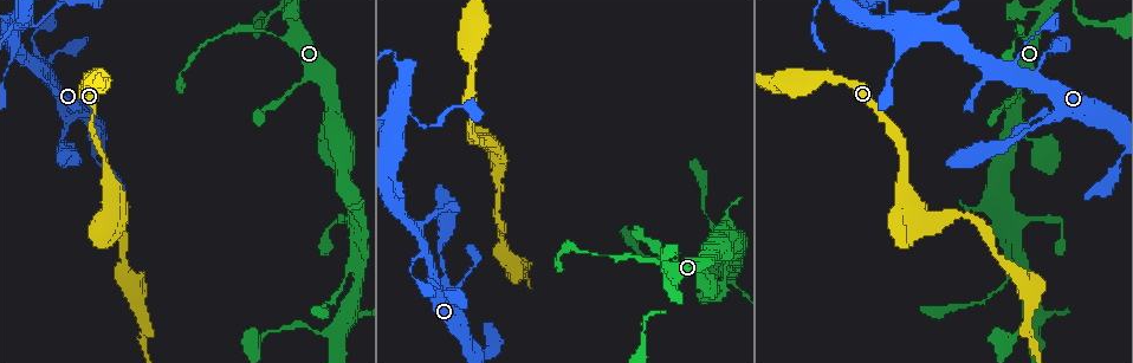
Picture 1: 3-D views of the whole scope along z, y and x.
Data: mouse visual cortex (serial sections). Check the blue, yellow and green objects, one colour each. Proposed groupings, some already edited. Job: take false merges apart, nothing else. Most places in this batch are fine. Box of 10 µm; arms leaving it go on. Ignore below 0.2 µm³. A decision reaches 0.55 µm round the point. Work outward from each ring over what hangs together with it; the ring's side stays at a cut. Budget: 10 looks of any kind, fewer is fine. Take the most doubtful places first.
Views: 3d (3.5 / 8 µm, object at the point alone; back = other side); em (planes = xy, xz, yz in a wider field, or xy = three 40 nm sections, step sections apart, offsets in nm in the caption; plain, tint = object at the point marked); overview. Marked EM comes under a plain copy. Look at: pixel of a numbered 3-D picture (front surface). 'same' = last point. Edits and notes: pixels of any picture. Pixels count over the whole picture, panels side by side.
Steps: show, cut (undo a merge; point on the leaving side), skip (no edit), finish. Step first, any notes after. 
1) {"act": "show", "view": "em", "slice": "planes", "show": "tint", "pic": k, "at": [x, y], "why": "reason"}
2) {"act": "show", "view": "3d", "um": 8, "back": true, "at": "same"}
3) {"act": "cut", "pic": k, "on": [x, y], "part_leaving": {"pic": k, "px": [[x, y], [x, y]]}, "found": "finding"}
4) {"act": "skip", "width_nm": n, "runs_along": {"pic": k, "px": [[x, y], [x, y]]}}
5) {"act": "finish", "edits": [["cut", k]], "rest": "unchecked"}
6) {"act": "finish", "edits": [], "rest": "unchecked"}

{"act": "show", "view": "3d", "um": 3.5, "pic": 1, "at": [21, 24], "why": "three arms meet"}

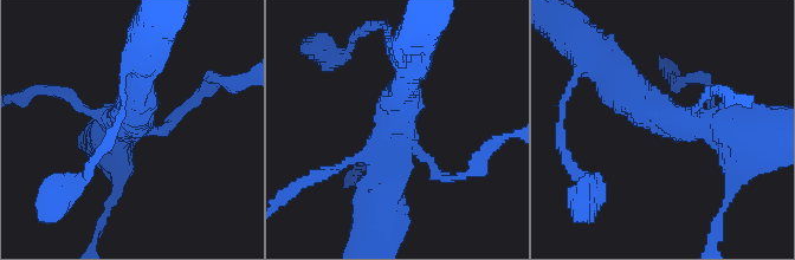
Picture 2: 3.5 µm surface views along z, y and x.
{"act": "show", "view": "em", "slice": "xy", "step": 3, "show": "tint", "pic": 2, "at": [399, 148], "arms": 3, "arm_widths_nm": [150, 500, 600]}

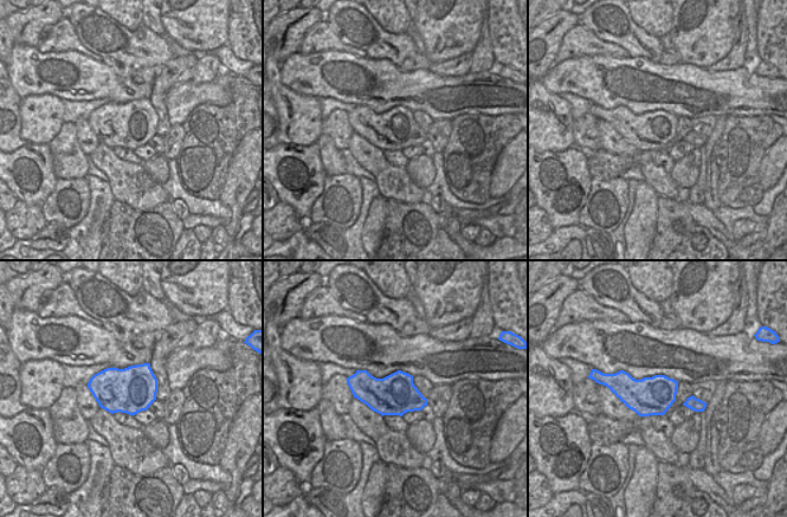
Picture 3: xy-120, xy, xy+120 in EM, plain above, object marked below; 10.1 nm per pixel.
{"act": "show", "view": "em", "slice": "xy", "step": 2, "show": "tint", "at": "same"}

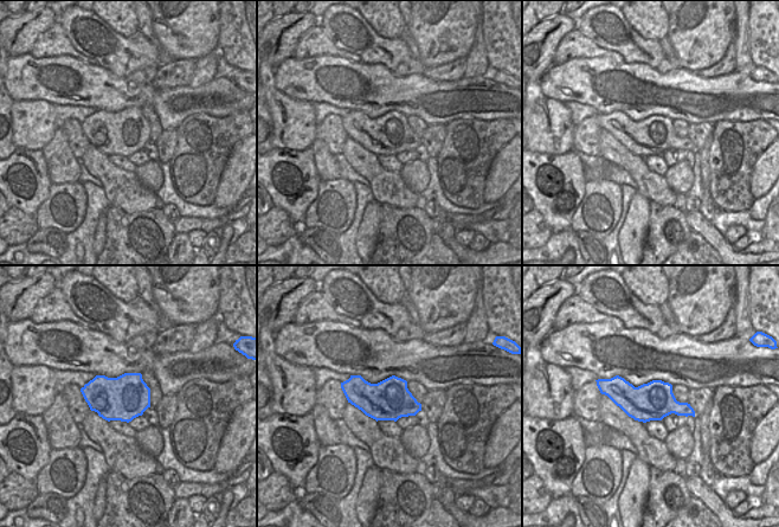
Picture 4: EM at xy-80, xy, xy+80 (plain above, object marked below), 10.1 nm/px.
{"act": "skip", "runs_along": {"pic": 2, "px": [[753, 138], [659, 117], [620, 77]]}, "found": "continuous, no second cell"}

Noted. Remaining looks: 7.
{"act": "show", "view": "3d", "um": 3.5, "pic": 1, "at": [115, 207], "why": "arms part here"}

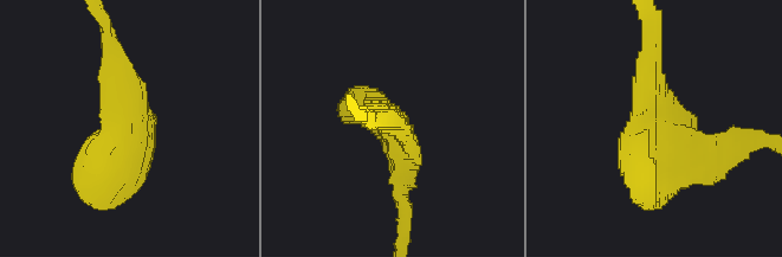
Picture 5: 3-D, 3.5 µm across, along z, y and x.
{"act": "show", "view": "em", "slice": "xy", "step": 1, "show": "tint", "pic": 5, "at": [128, 124]}

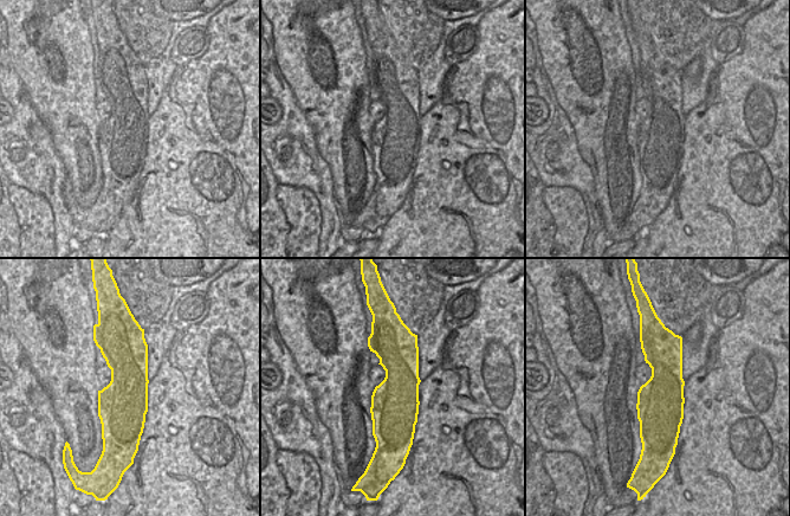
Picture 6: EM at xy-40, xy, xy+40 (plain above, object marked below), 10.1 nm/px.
{"act": "skip", "runs_along": {"pic": 5, "px": [[652, 46], [654, 122], [682, 152], [722, 148]]}, "found": "all the same cell"}

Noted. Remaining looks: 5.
{"act": "show", "view": "3d", "um": 3.5, "pic": 1, "at": [672, 279], "why": "abrupt turn"}

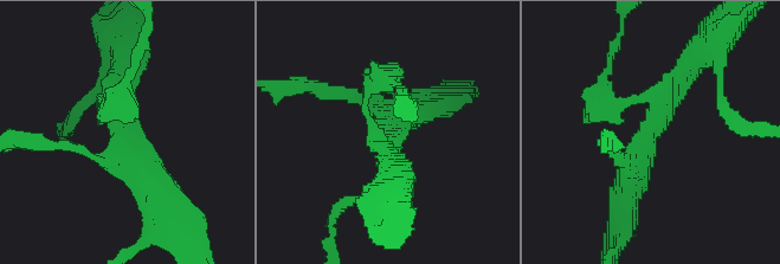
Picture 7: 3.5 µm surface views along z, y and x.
{"act": "show", "view": "em", "slice": "xy", "step": 5, "show": "tint", "pic": 7, "at": [121, 123], "arms": 3, "arm_widths_nm": [150, 250, 400], "why": "need the tissue"}

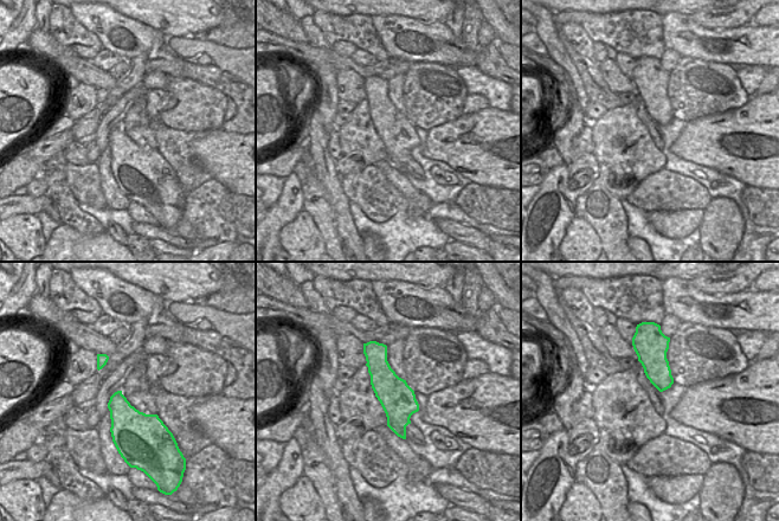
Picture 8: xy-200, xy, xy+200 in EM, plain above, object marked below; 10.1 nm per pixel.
{"act": "skip", "width_nm": 360, "runs_along": {"pic": 8, "px": [[369, 347], [398, 399], [403, 435]]}, "found": "all the same cell"}

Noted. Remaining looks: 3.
{"act": "show", "view": "3d", "um": 3.5, "pic": 1, "at": [713, 253], "why": "a fork"}

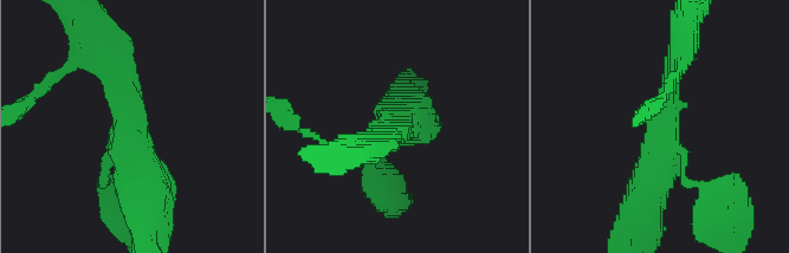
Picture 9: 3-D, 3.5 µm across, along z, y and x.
{"act": "show", "view": "em", "slice": "xy", "step": 5, "show": "tint", "pic": 9, "at": [393, 123]}

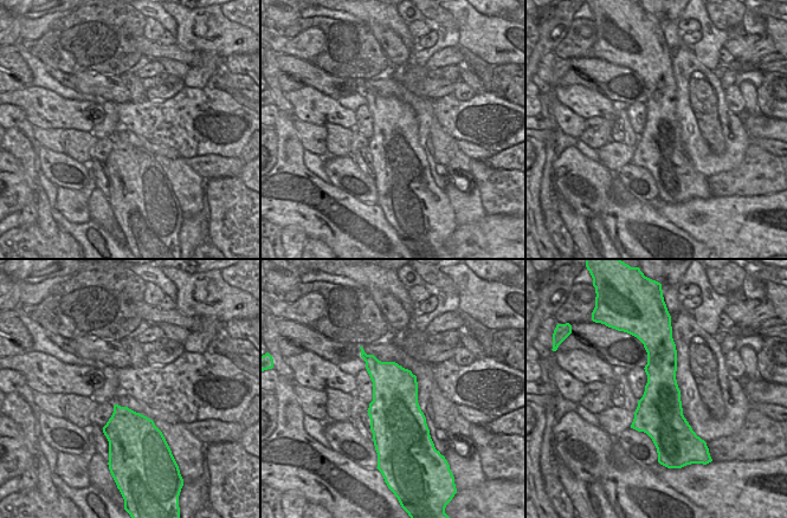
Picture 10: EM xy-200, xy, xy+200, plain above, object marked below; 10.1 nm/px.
{"act": "skip", "runs_along": {"pic": 9, "px": [[674, 66], [660, 164], [639, 212]]}, "found": "all the same cell"}

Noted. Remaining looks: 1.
{"act": "finish", "edits": [], "rest": "unchecked"}

